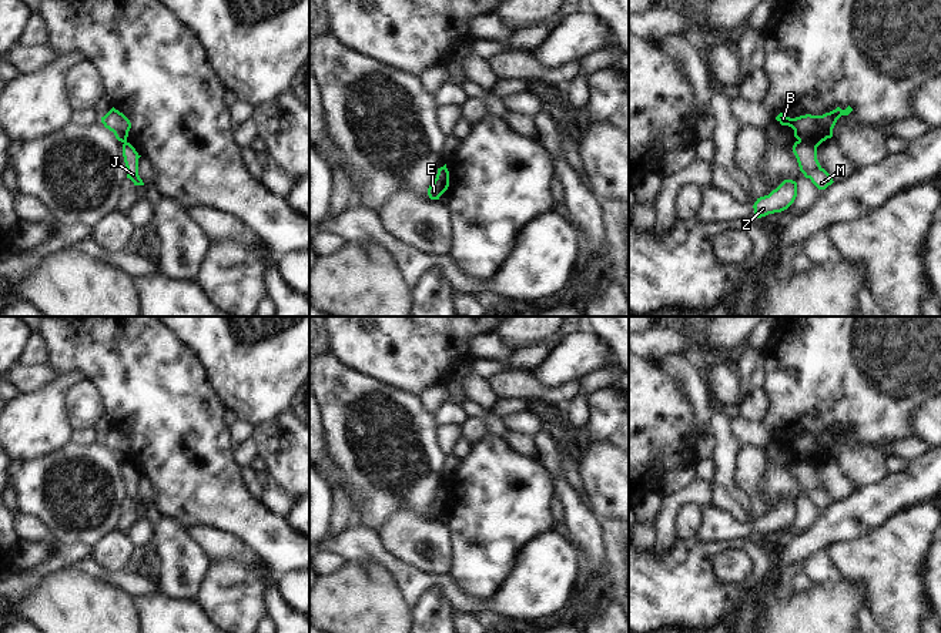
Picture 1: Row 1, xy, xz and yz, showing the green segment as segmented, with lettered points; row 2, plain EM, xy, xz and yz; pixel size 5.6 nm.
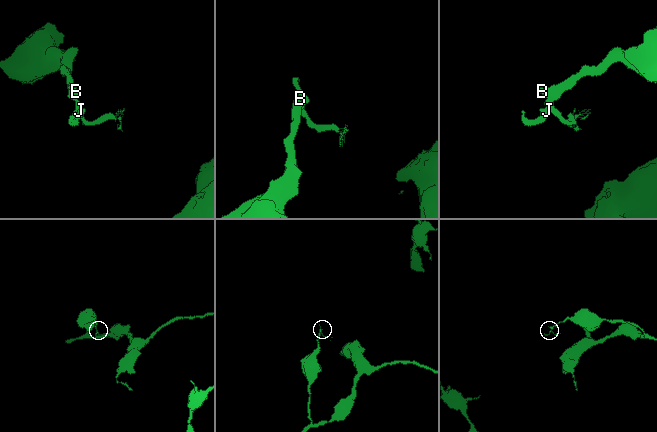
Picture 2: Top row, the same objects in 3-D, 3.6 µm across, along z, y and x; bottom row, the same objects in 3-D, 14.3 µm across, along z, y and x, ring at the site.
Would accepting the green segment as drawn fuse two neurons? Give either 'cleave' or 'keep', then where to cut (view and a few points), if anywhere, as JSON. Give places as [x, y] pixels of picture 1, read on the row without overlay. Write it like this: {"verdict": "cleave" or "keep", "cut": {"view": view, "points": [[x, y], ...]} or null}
{"verdict": "cleave", "cut": {"view": "yz", "points": [[799, 459], [816, 466]]}}

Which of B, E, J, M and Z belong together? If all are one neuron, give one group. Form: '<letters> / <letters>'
B E / J M Z

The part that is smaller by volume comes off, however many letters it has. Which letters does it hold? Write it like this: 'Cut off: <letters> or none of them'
Cut off: J, M, Z

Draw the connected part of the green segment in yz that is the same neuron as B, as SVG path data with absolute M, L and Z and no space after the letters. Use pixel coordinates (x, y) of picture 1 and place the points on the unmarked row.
M848 425L845 429L837 426L835 429L823 435L800 435L790 438L780 432L776 439L781 445L788 445L794 449L794 456L798 460L818 466L823 460L833 456L833 448L841 435L848 435L853 428Z

